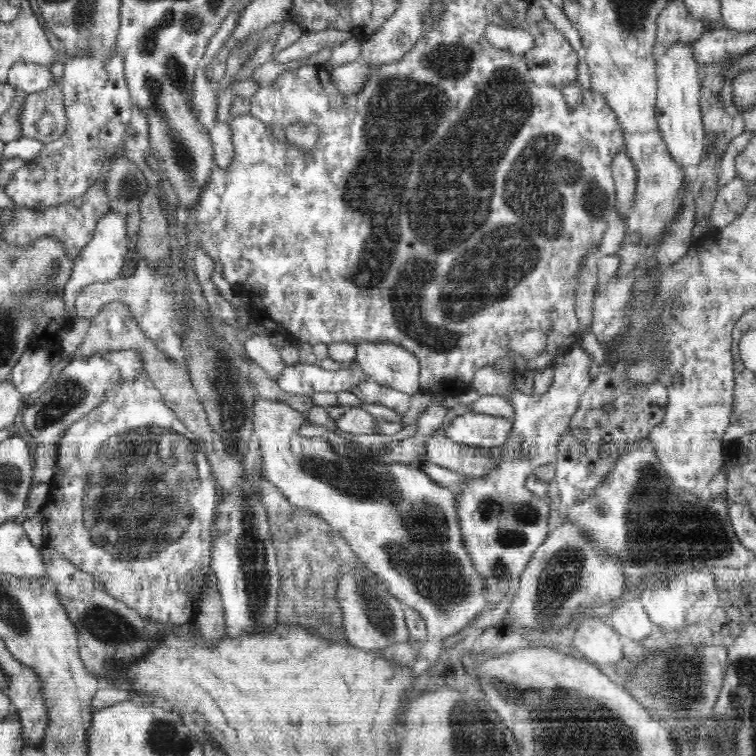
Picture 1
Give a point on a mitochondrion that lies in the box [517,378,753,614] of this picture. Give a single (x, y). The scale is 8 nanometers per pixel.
(655, 516)

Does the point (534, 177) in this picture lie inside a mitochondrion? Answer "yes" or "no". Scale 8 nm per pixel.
yes

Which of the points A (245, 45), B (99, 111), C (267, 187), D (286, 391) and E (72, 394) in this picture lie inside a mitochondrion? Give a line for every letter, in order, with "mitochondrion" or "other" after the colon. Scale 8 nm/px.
A: other
B: other
C: other
D: other
E: mitochondrion

